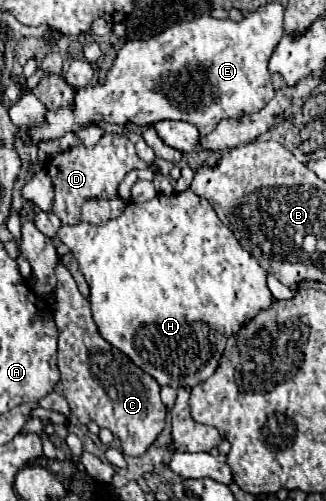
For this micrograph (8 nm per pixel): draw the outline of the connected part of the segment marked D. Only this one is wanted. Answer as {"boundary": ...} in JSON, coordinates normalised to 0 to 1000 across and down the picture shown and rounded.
{"boundary":[[[319,267],[319,275],[282,295],[233,291],[233,295],[215,295],[215,299],[153,315],[141,335],[147,335],[147,347],[160,351],[166,379],[172,379],[160,423],[196,447],[227,451],[245,443],[252,403],[264,403],[276,395],[325,395],[325,399],[356,395],[362,391],[362,367],[374,363],[387,343],[399,343],[411,335],[454,335],[454,327],[417,311],[411,287],[387,271]]]}

